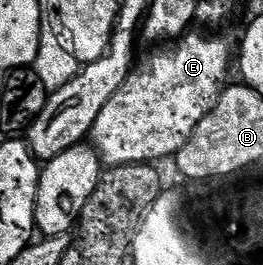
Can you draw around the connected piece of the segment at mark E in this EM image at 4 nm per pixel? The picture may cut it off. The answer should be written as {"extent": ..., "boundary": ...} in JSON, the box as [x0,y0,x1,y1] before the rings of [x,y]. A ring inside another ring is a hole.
{"extent":[89,31,233,165],"boundary":[[[188,31],[170,46],[152,51],[155,53],[132,71],[121,90],[109,98],[105,110],[97,114],[97,122],[91,127],[89,140],[104,165],[146,164],[159,162],[155,160],[163,160],[166,156],[174,157],[185,146],[185,142],[189,142],[193,130],[197,130],[199,123],[215,109],[228,83],[227,67],[230,64],[232,67],[233,52],[227,49],[225,41],[214,40],[195,31]]]}

